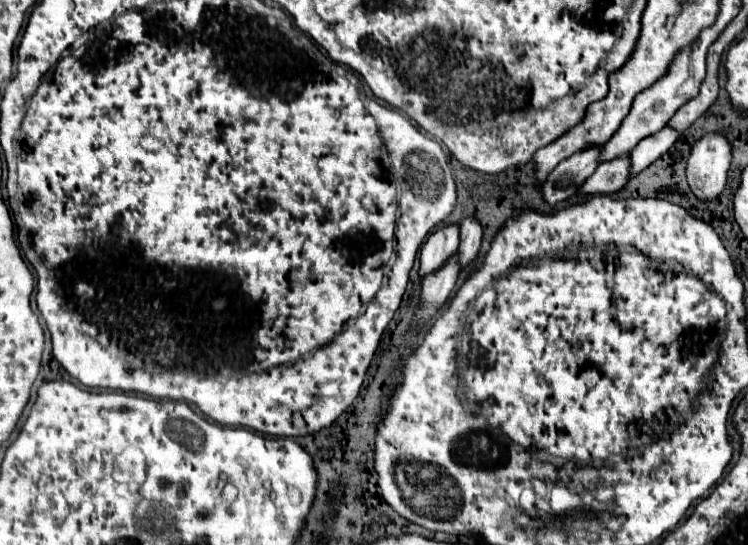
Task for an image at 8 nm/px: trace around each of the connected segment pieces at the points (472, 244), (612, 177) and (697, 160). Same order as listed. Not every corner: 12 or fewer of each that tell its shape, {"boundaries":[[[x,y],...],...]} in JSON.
{"boundaries":[[[476,216],[460,222],[460,264],[476,258],[482,226]],[[630,158],[602,162],[582,194],[614,194],[630,178]],[[722,132],[692,142],[686,176],[700,200],[726,186],[732,144]]]}

